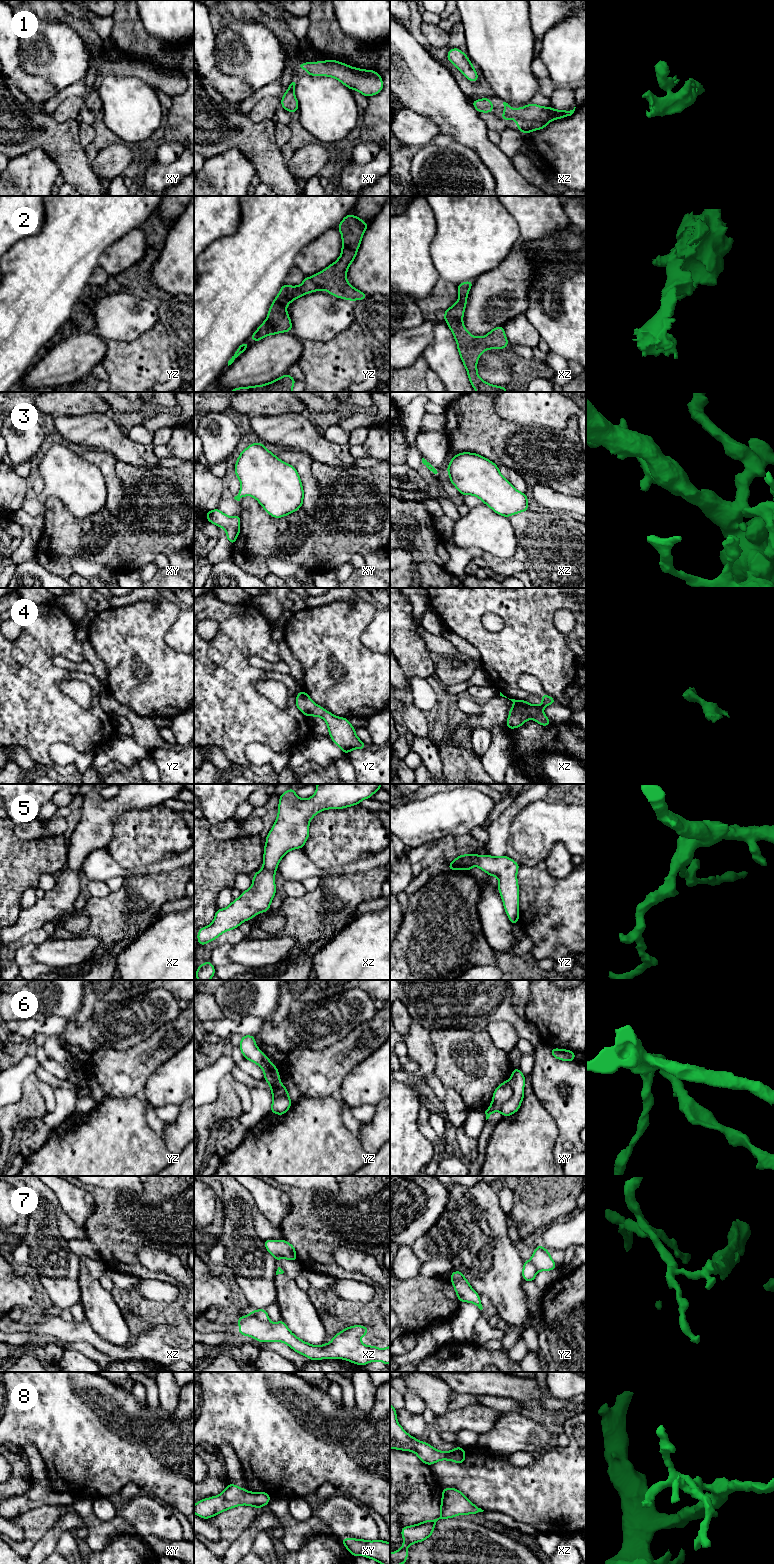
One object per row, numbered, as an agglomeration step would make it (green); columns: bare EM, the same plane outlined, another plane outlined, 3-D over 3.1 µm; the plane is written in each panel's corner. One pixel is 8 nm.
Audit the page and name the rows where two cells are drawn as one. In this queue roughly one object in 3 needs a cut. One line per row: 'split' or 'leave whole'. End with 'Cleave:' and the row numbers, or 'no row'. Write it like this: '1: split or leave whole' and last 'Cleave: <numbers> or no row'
1: leave whole
2: leave whole
3: leave whole
4: leave whole
5: leave whole
6: split
7: split
8: leave whole
Cleave: 6, 7

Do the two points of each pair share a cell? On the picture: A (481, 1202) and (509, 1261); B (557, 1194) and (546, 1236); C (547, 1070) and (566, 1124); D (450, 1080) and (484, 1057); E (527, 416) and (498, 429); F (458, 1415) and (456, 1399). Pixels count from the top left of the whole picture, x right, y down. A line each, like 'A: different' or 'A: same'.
A: same
B: different
C: same
D: same
E: different
F: different

